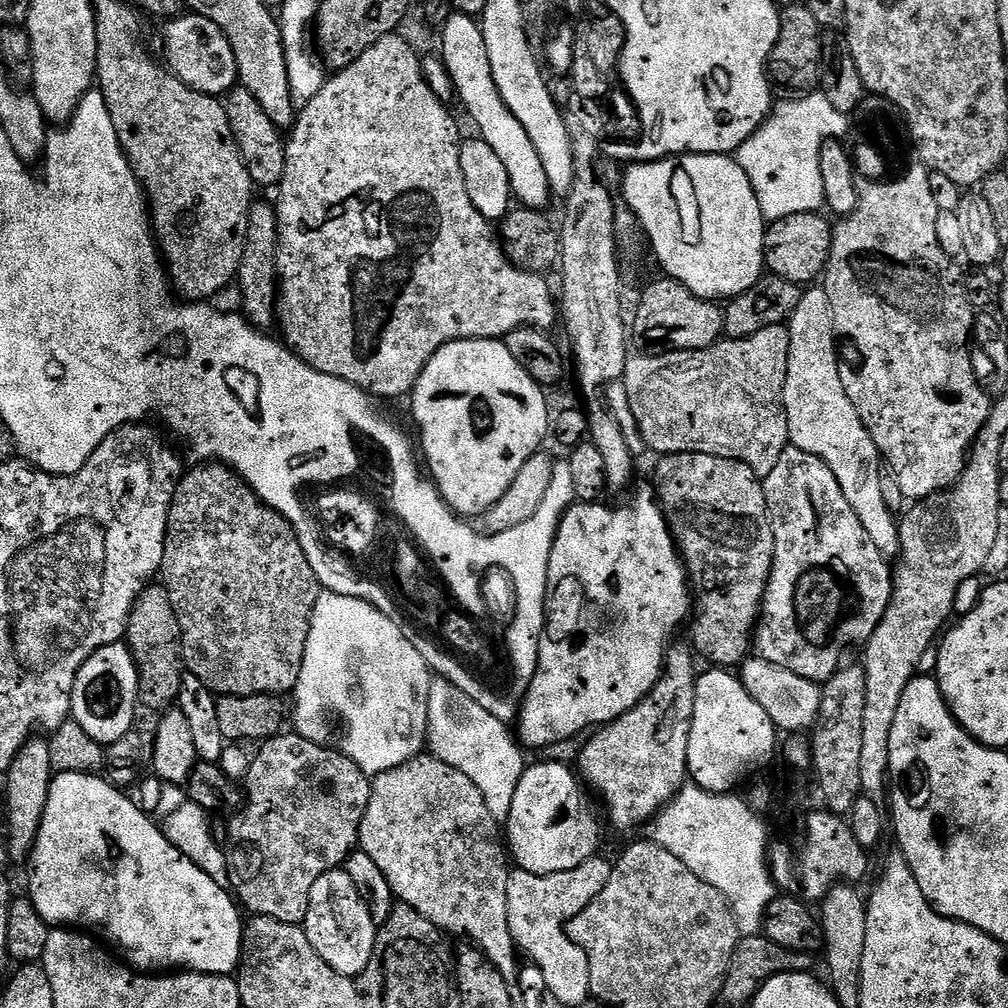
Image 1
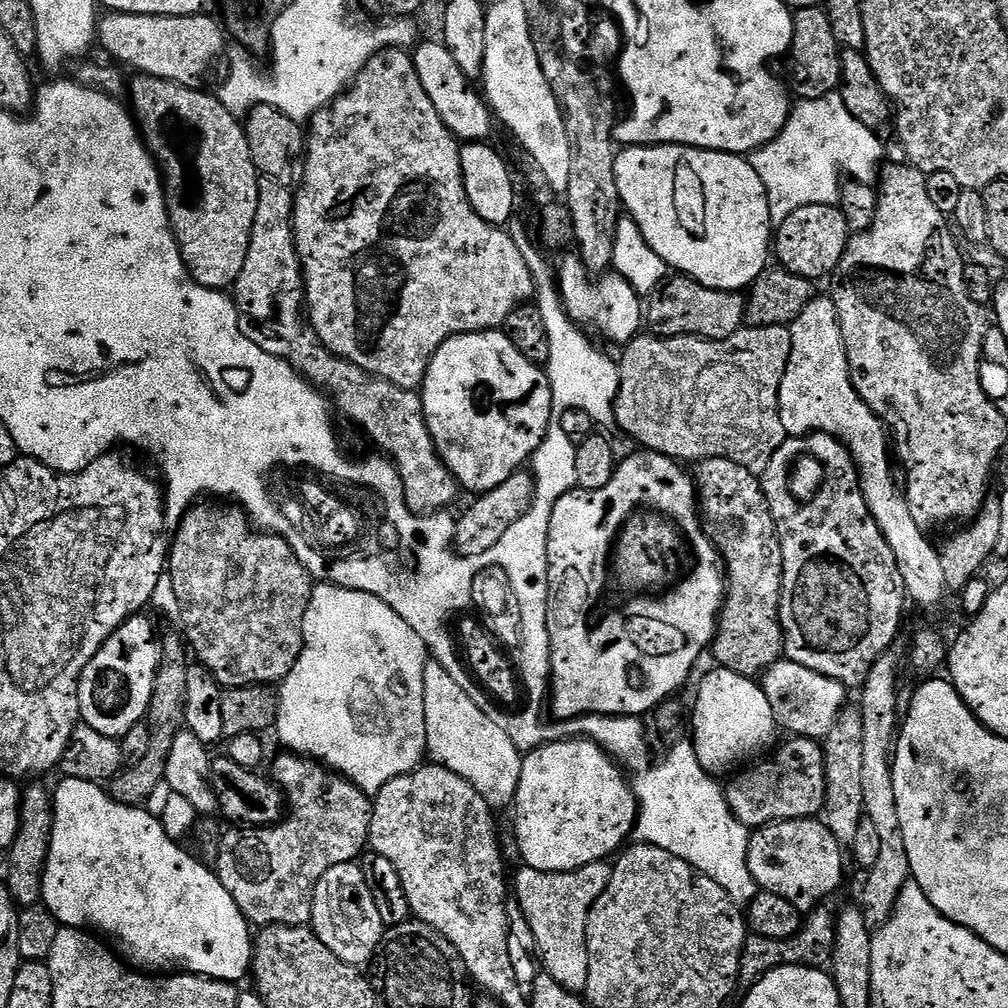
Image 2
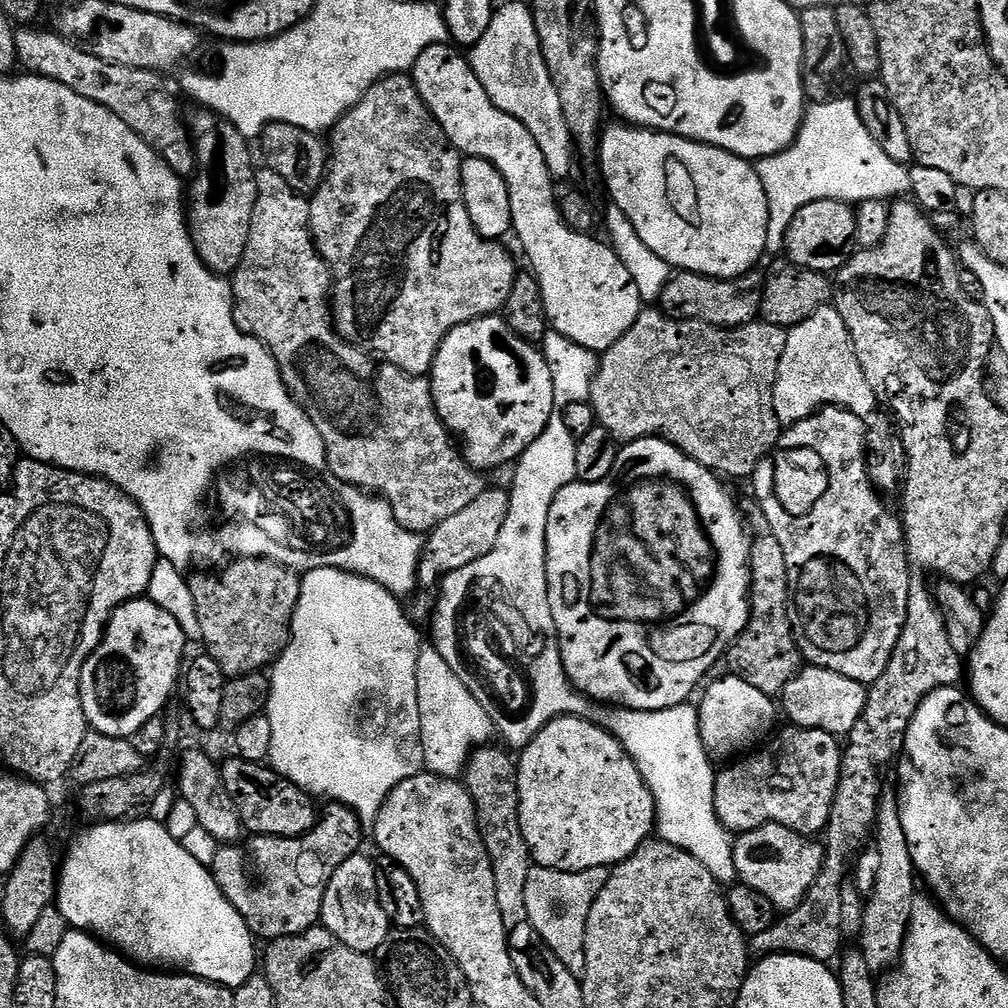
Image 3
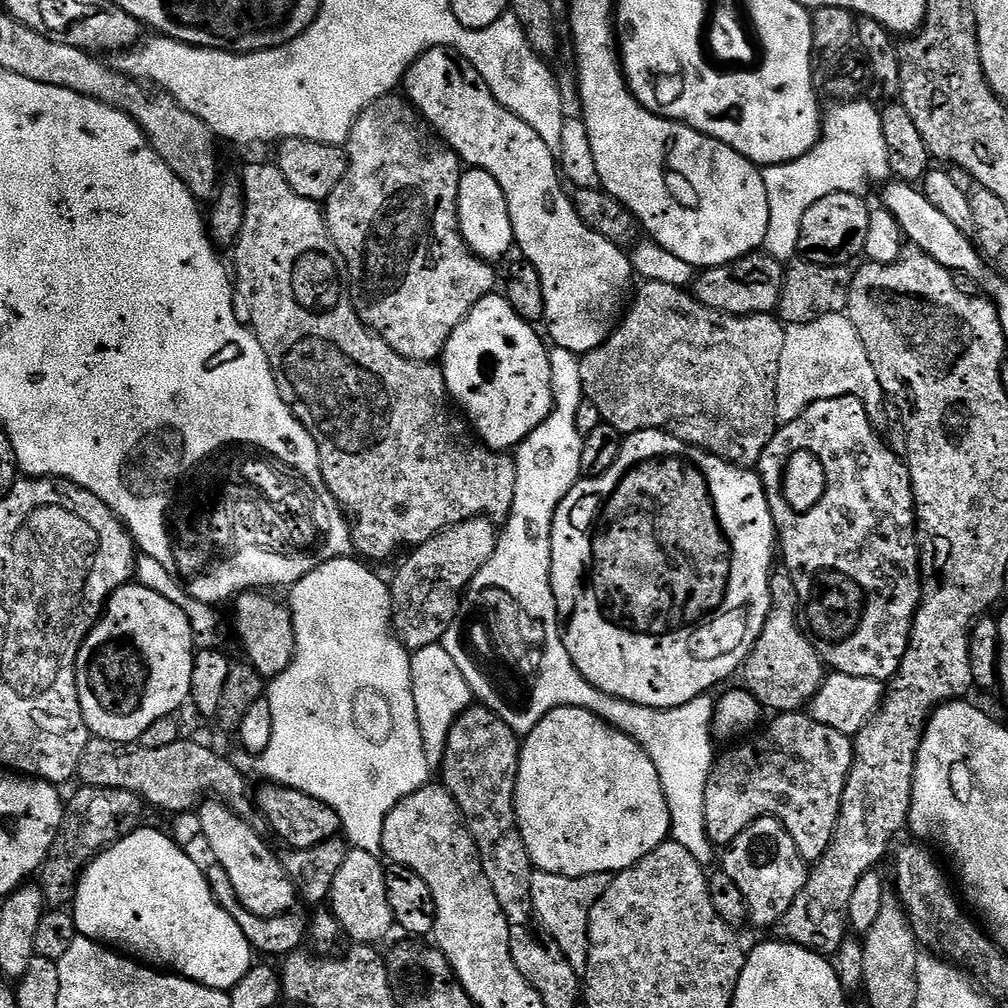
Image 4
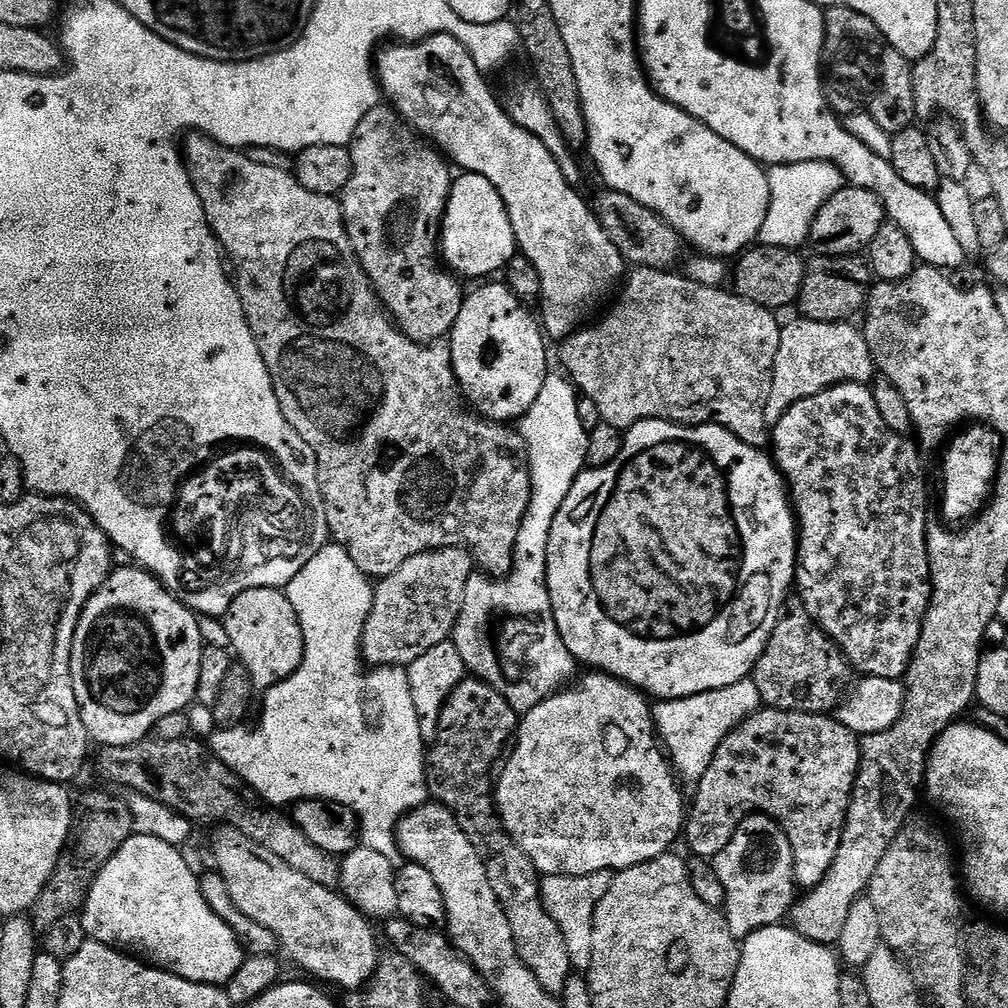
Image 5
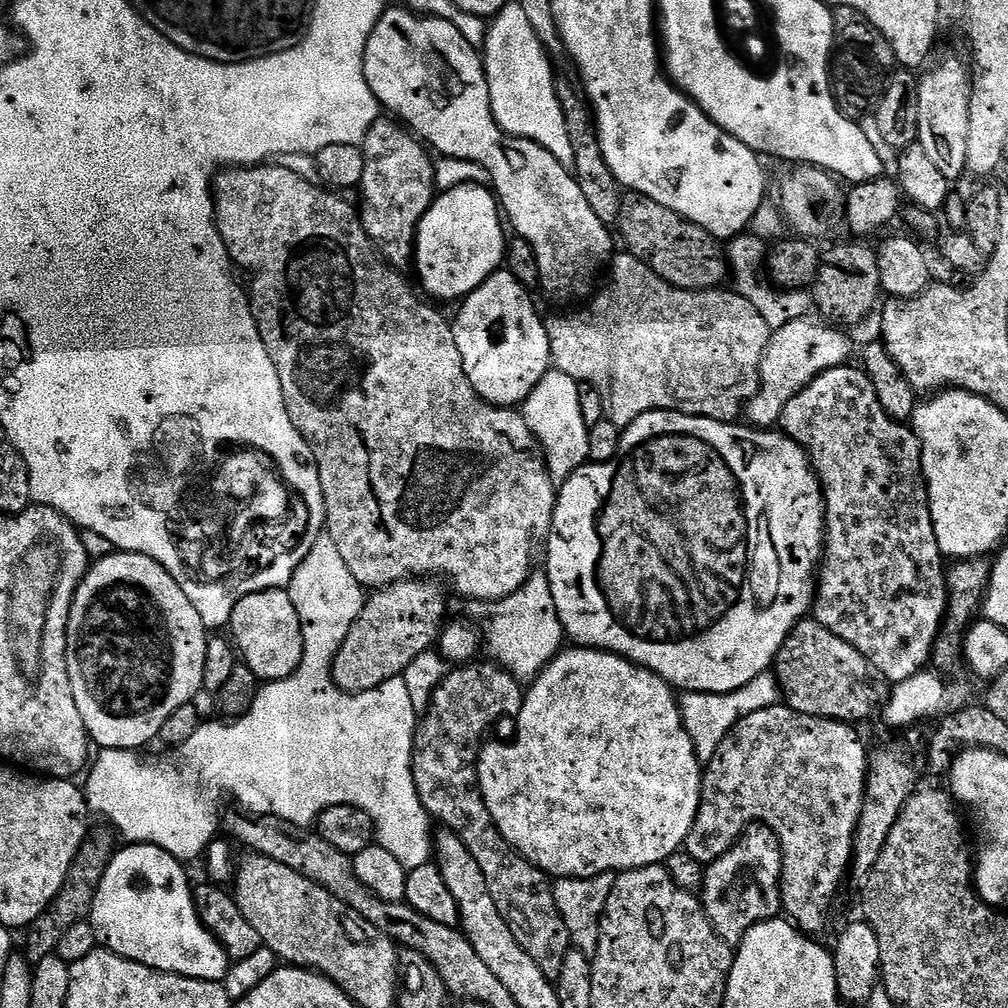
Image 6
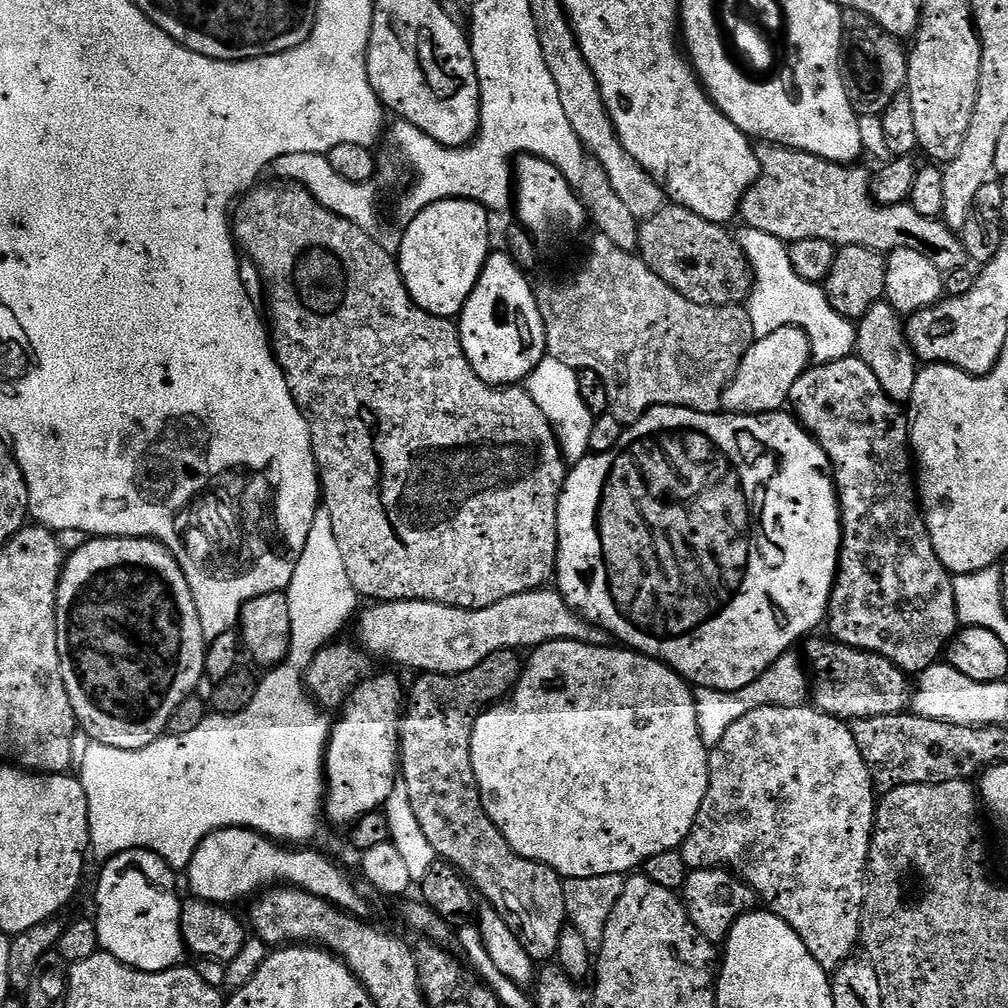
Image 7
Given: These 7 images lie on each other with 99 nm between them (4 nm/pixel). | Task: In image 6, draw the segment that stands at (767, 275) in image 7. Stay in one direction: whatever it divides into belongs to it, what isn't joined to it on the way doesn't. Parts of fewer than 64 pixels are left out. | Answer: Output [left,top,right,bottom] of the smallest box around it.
[726,202,814,330]

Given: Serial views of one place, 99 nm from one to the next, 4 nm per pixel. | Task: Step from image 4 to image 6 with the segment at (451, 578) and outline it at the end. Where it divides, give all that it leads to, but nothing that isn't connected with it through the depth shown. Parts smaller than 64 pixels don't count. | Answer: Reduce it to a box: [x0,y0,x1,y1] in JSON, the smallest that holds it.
[332,578,448,694]

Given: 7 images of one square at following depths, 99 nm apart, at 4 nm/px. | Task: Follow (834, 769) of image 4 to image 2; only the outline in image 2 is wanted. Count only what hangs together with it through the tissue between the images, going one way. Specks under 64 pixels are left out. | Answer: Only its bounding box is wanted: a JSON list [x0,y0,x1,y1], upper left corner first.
[727,738,826,830]

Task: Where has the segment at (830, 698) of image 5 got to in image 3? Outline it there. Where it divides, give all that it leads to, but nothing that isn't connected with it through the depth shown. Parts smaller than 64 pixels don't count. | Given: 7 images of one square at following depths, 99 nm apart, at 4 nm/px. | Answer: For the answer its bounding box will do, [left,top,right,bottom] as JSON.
[726,530,802,698]

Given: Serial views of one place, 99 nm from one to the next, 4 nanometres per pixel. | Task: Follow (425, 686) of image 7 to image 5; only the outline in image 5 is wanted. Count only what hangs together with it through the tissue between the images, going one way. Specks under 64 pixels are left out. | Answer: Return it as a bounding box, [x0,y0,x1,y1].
[424,678,574,997]

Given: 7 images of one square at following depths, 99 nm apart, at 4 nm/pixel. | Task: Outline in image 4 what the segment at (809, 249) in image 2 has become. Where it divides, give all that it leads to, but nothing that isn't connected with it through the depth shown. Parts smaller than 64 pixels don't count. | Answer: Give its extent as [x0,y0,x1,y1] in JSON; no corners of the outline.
[798,192,870,265]

